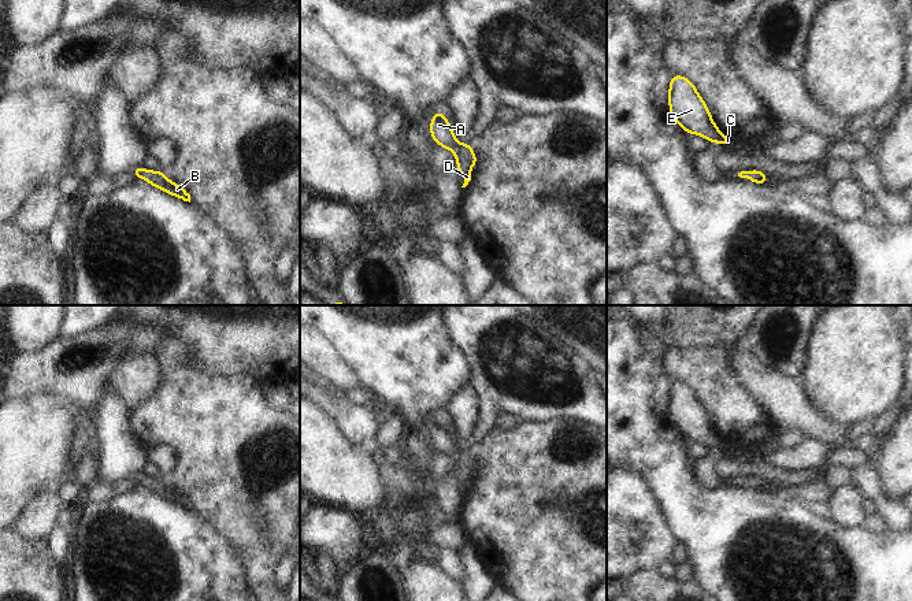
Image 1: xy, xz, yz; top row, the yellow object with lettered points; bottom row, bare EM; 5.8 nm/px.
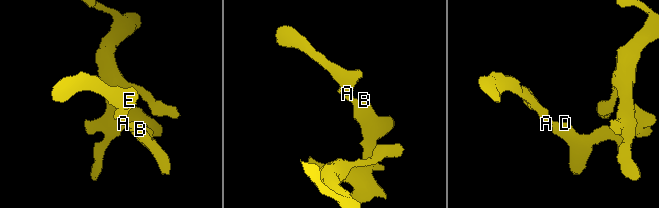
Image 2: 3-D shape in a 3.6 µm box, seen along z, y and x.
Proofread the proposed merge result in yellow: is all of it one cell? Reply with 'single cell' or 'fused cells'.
single cell

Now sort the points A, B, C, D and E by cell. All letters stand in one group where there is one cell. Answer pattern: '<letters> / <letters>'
A B C D E

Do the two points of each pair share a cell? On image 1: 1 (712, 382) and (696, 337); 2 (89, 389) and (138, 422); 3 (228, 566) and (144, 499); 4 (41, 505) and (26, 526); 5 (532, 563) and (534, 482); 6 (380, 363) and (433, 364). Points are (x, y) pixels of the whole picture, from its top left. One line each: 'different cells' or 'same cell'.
1: different cells
2: different cells
3: same cell
4: same cell
5: same cell
6: same cell

